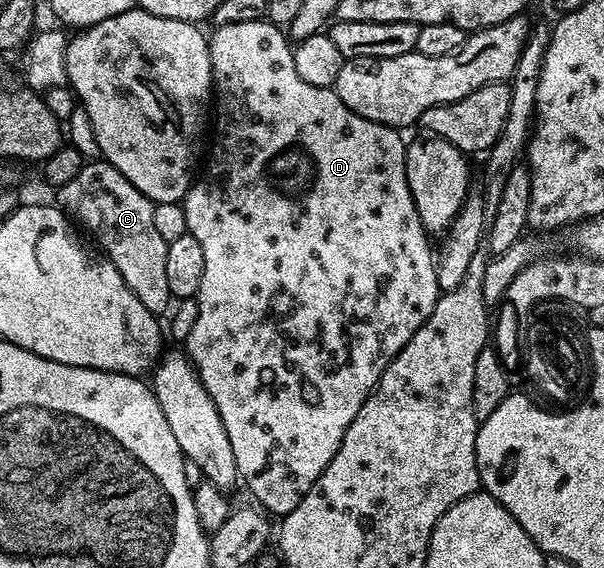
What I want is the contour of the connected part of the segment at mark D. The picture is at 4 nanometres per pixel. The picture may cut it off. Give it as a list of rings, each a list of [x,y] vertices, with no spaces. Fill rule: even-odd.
[[[266,18],[221,24],[213,31],[209,35],[209,57],[215,148],[207,159],[203,176],[192,182],[186,197],[181,200],[187,234],[197,237],[205,257],[205,274],[201,276],[201,289],[197,296],[197,321],[193,329],[189,329],[185,354],[195,367],[201,385],[205,385],[205,393],[213,397],[213,405],[233,445],[242,486],[251,490],[252,497],[256,499],[252,500],[264,512],[282,517],[301,505],[301,497],[309,493],[317,477],[321,477],[329,461],[333,461],[349,425],[353,425],[353,417],[357,417],[361,405],[365,405],[393,357],[405,349],[409,337],[413,337],[429,313],[433,313],[441,294],[435,272],[437,259],[433,251],[431,255],[432,240],[421,225],[421,217],[417,217],[413,193],[409,193],[407,143],[399,136],[402,134],[384,123],[362,119],[347,108],[334,89],[301,81],[292,40],[284,32],[283,36],[279,32],[282,30]]]

